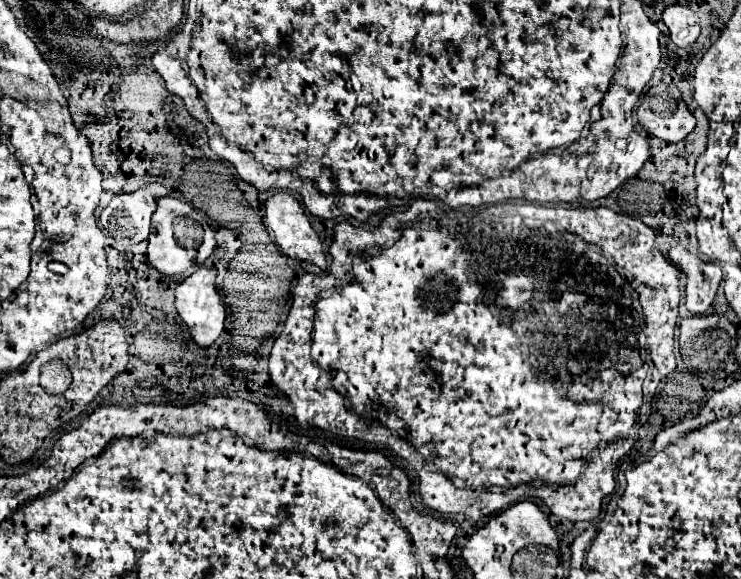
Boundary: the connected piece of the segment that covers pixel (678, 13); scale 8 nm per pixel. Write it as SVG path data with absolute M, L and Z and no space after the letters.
M670 5L662 13L662 21L670 29L670 39L678 47L692 45L700 35L700 23L696 13L684 5Z

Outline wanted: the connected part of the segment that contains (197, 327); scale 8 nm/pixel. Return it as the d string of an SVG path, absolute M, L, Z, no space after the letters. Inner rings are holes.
M200 267L198 271L194 271L190 277L186 277L178 285L178 289L176 289L176 309L178 309L180 319L190 329L190 335L192 335L192 339L198 347L210 347L218 339L218 335L224 331L226 309L224 309L224 305L218 297L218 291L216 291L216 275L206 267Z

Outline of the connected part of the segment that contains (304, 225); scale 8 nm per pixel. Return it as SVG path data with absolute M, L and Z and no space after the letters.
M278 191L266 199L266 225L274 233L276 245L280 247L284 255L294 257L294 259L304 259L318 265L320 269L326 269L326 255L322 251L320 237L312 229L302 205L288 191Z

